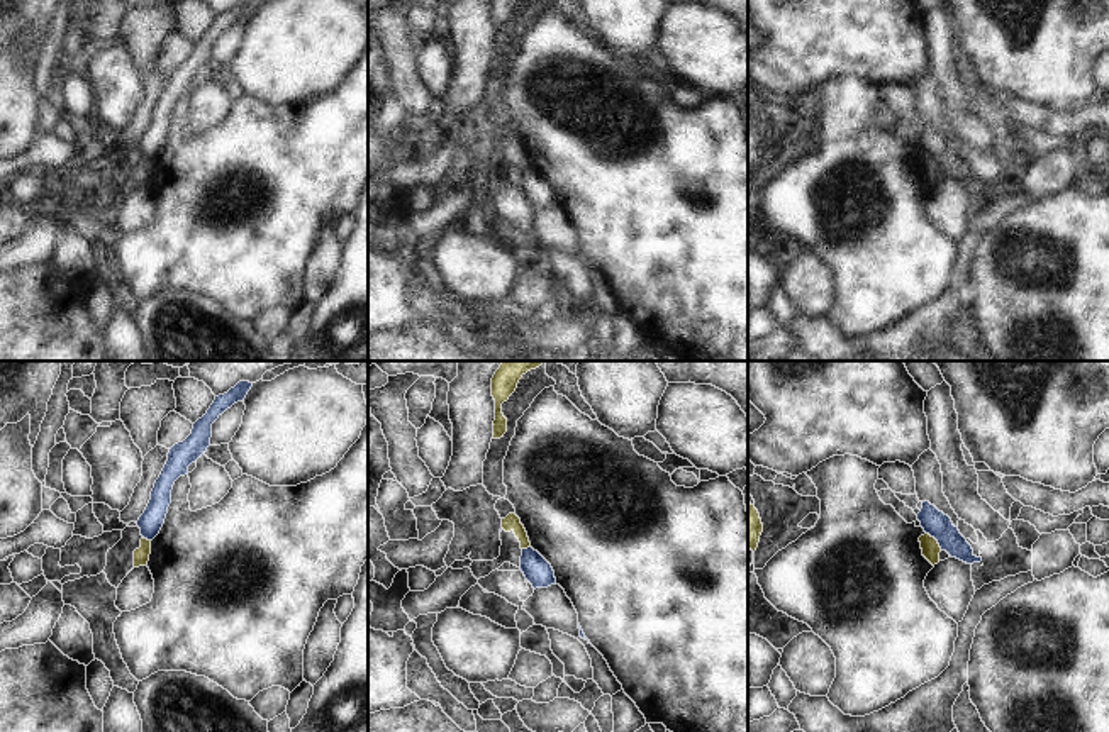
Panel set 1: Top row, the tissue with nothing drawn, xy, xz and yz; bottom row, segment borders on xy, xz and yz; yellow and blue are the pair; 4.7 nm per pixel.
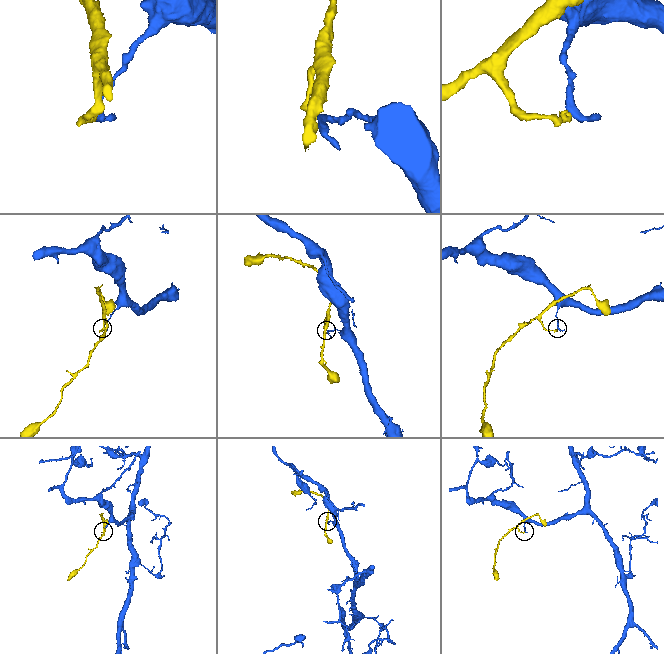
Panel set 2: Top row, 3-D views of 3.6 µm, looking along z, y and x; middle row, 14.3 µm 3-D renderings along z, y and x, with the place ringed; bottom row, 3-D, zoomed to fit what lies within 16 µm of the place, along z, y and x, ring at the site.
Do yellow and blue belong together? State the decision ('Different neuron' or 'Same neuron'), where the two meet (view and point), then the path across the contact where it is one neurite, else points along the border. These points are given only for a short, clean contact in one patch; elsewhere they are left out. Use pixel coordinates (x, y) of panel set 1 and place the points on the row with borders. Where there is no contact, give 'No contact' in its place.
Different neuron. Touches yellow at yz (936, 541). Boundary: yz (926, 532), (941, 549).

